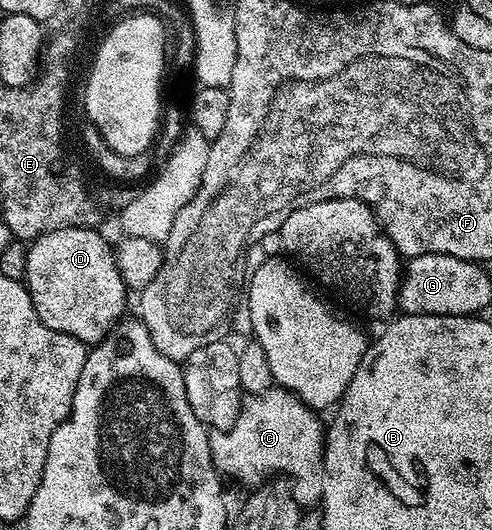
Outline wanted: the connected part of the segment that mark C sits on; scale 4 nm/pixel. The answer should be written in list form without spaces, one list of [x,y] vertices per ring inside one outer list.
[[[275,384],[259,394],[247,394],[236,424],[228,431],[210,434],[214,469],[223,476],[239,478],[246,488],[257,488],[271,476],[285,476],[293,485],[299,507],[317,507],[326,483],[322,463],[326,431],[318,418],[321,417],[283,386]]]

